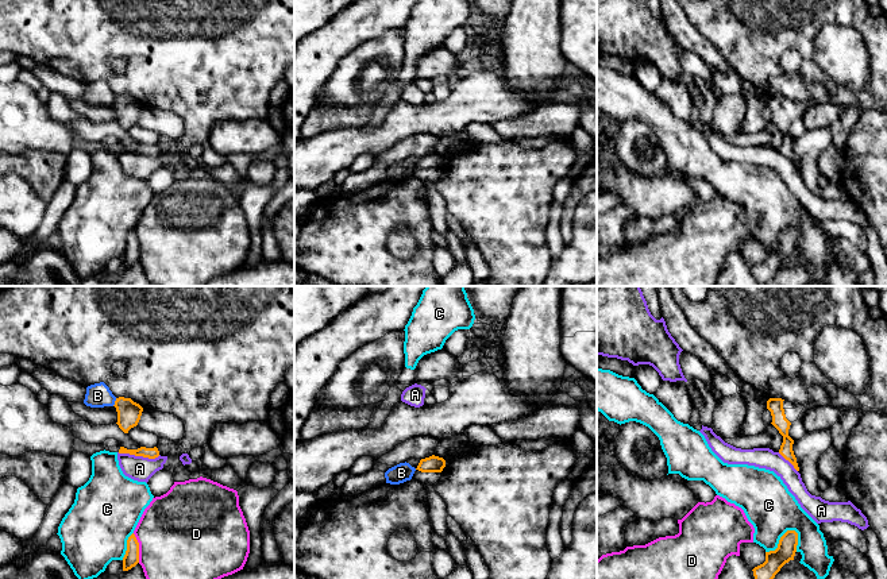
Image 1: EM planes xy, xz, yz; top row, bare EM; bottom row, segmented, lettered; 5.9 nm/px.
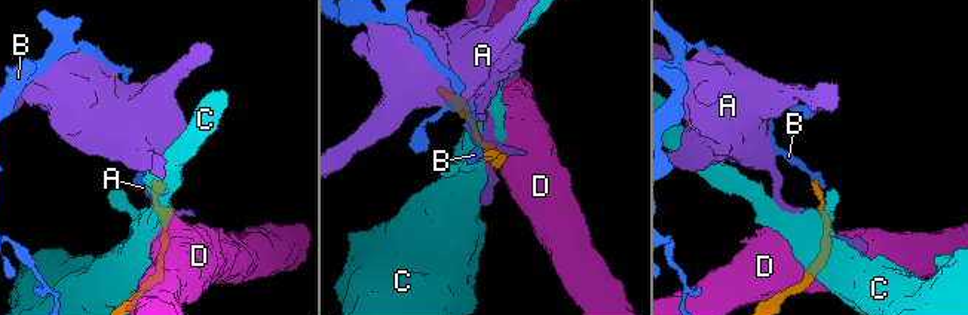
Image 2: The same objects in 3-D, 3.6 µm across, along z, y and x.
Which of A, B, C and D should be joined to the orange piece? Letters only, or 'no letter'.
no letter

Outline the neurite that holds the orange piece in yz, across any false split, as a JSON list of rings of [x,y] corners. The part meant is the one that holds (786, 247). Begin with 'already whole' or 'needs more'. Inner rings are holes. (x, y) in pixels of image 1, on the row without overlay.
already whole; [[[787,228],[780,235],[778,246],[765,250],[765,259],[752,267],[759,286],[765,285],[786,260],[794,258],[797,243],[798,231],[795,228]]]

